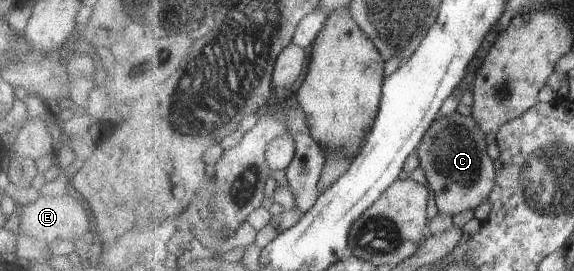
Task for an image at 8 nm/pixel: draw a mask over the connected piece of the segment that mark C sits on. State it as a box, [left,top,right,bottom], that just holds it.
[418,112,497,216]

